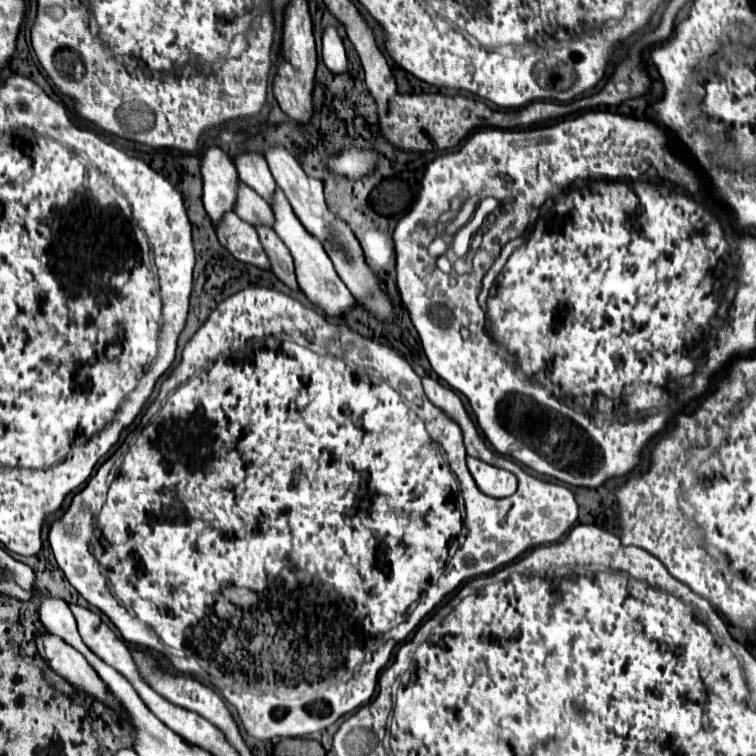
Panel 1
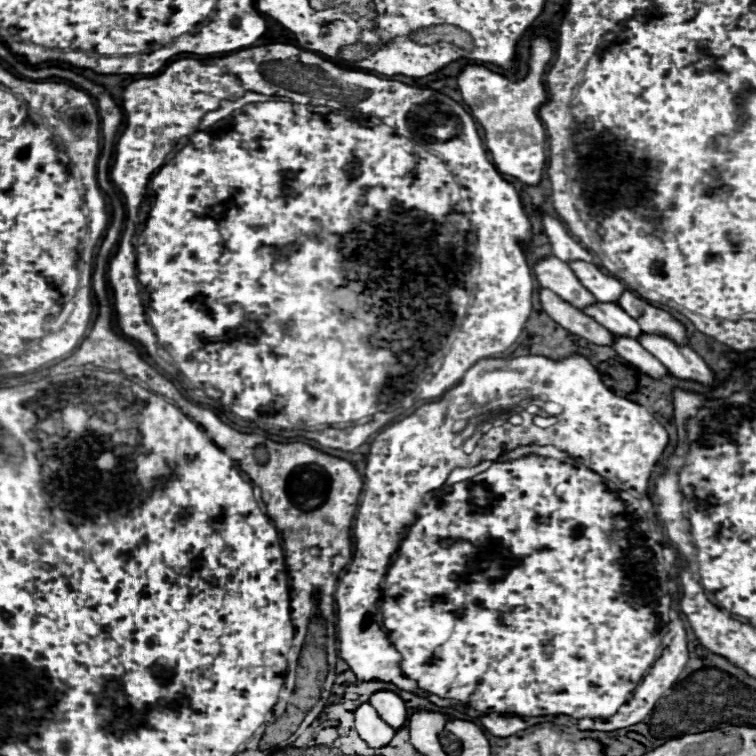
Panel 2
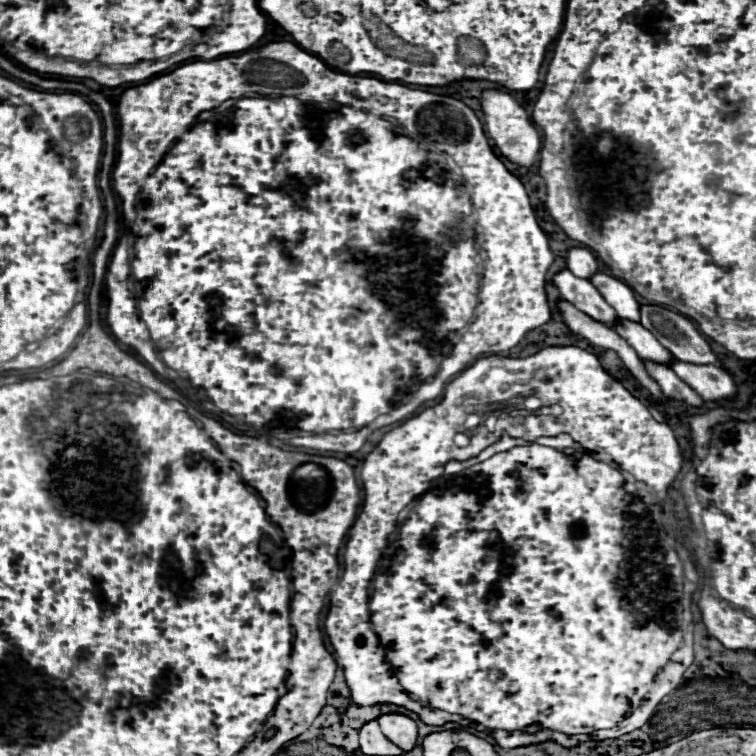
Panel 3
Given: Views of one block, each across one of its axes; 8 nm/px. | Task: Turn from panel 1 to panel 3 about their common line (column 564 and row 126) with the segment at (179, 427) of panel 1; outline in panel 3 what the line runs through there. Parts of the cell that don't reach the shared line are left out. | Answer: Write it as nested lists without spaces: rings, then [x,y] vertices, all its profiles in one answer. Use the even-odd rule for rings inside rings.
[[[486,90],[482,94],[482,106],[484,106],[484,114],[486,114],[486,130],[488,130],[490,138],[496,140],[496,146],[500,148],[502,156],[510,158],[512,162],[516,162],[520,166],[532,166],[534,158],[540,150],[540,138],[538,138],[538,130],[530,122],[528,114],[520,106],[520,102],[510,94],[504,94],[498,90]]]

